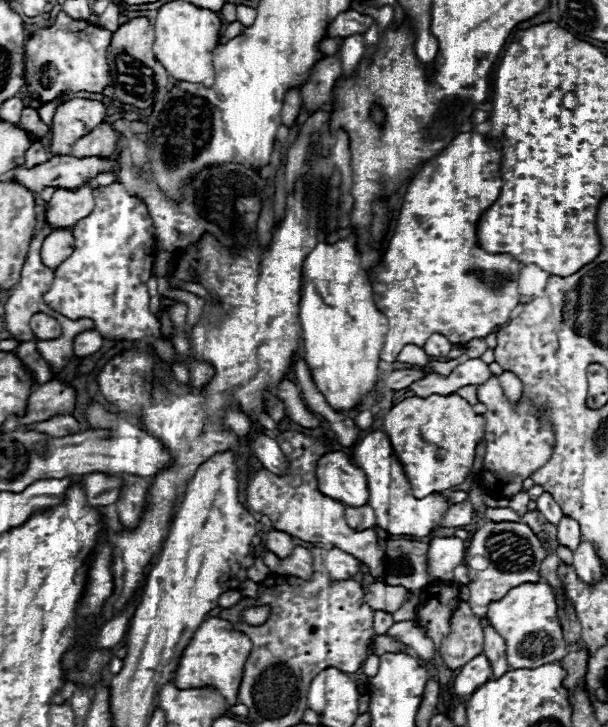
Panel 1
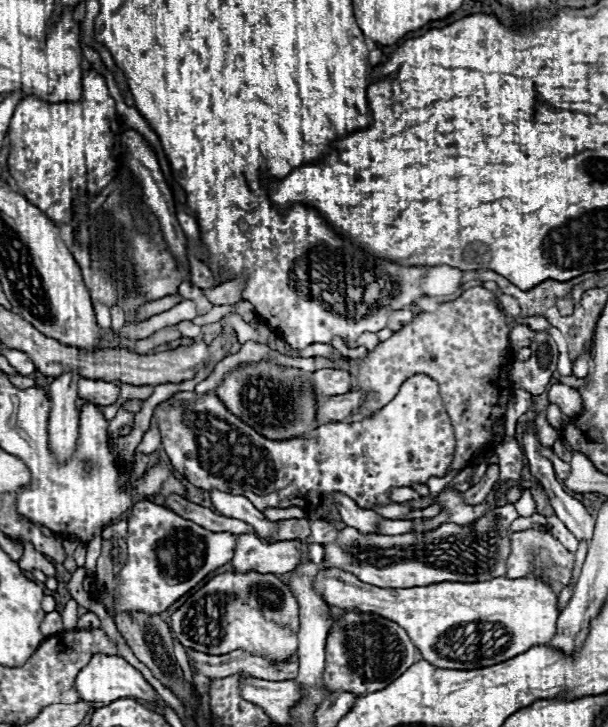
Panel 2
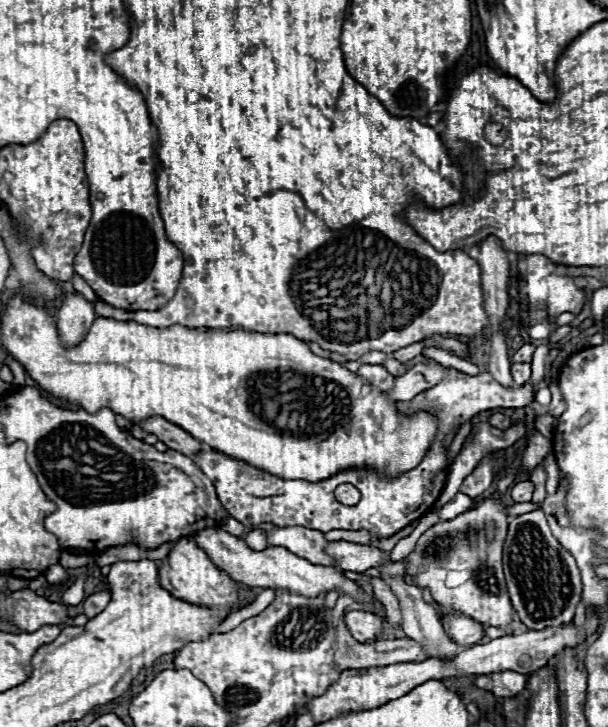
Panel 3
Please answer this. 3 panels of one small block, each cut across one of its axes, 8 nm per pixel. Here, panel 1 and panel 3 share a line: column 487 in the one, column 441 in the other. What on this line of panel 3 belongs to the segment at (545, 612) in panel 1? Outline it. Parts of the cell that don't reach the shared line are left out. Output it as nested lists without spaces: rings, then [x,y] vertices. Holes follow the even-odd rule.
[[[456,612],[456,614],[440,614],[440,618],[444,618],[444,622],[448,626],[448,634],[452,636],[452,640],[464,648],[478,644],[484,636],[484,626],[468,616],[466,616],[466,620],[462,620],[462,614]]]

